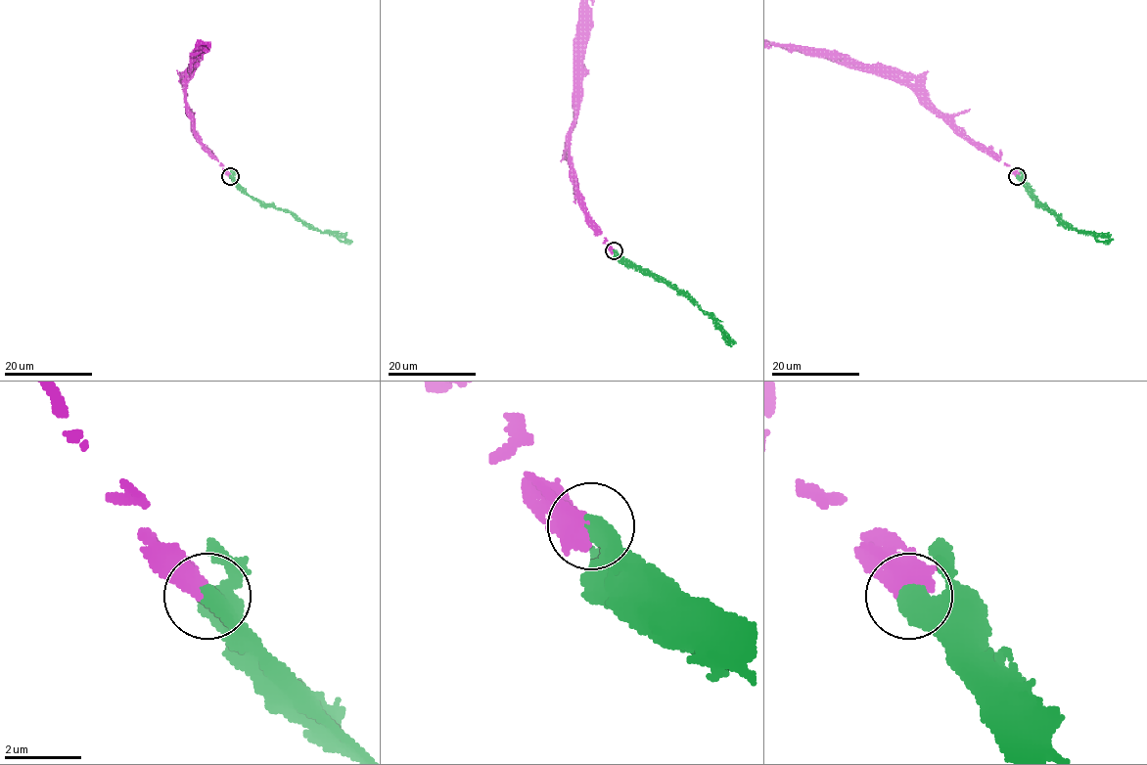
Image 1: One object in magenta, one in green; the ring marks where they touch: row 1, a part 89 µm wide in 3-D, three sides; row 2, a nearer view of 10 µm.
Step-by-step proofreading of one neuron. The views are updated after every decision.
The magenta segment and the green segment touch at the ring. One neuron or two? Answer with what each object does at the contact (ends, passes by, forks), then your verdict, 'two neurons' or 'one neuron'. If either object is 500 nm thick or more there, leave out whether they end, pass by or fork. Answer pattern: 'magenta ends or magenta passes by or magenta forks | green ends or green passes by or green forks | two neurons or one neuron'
magenta ends | green ends | one neuron

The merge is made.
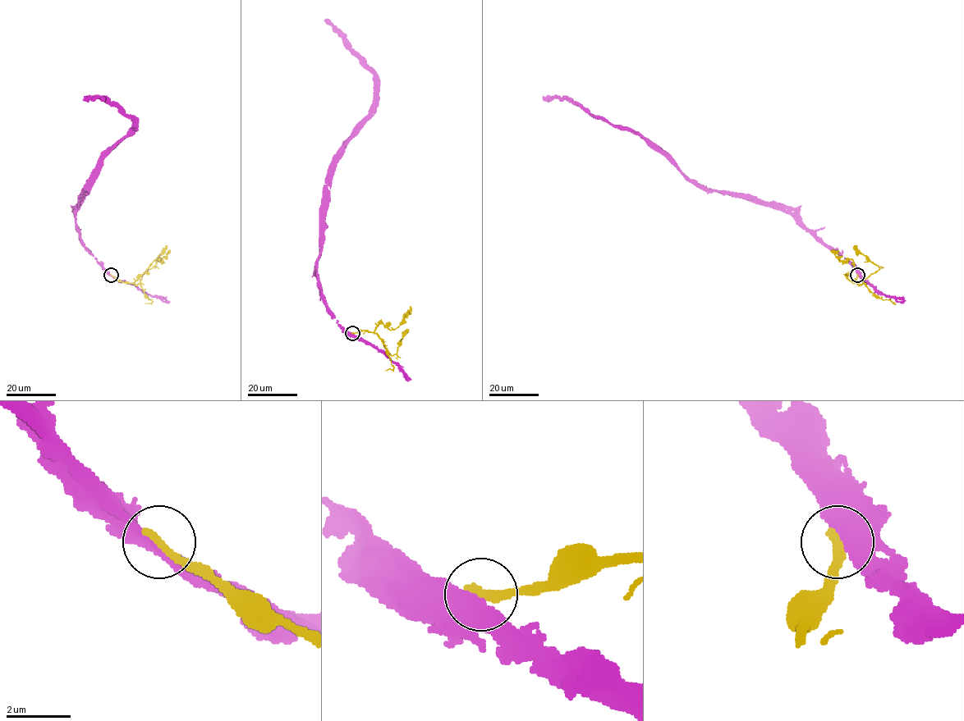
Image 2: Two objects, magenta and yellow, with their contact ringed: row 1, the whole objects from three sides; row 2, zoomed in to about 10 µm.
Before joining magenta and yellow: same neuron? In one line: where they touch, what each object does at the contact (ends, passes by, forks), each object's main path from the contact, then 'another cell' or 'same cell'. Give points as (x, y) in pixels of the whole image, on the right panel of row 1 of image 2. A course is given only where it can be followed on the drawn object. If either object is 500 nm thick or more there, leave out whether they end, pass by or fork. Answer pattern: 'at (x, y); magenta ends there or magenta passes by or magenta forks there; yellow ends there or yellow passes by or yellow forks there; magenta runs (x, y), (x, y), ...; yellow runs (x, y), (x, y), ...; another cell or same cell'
at (857, 275); magenta ends there; yellow ends there; magenta runs (857, 275), (847, 259), (819, 242), (789, 214), (707, 189), (638, 134), (594, 116), (568, 100), (543, 100); yellow runs (857, 275), (855, 282), (861, 285), (879, 268), (853, 246); another cell

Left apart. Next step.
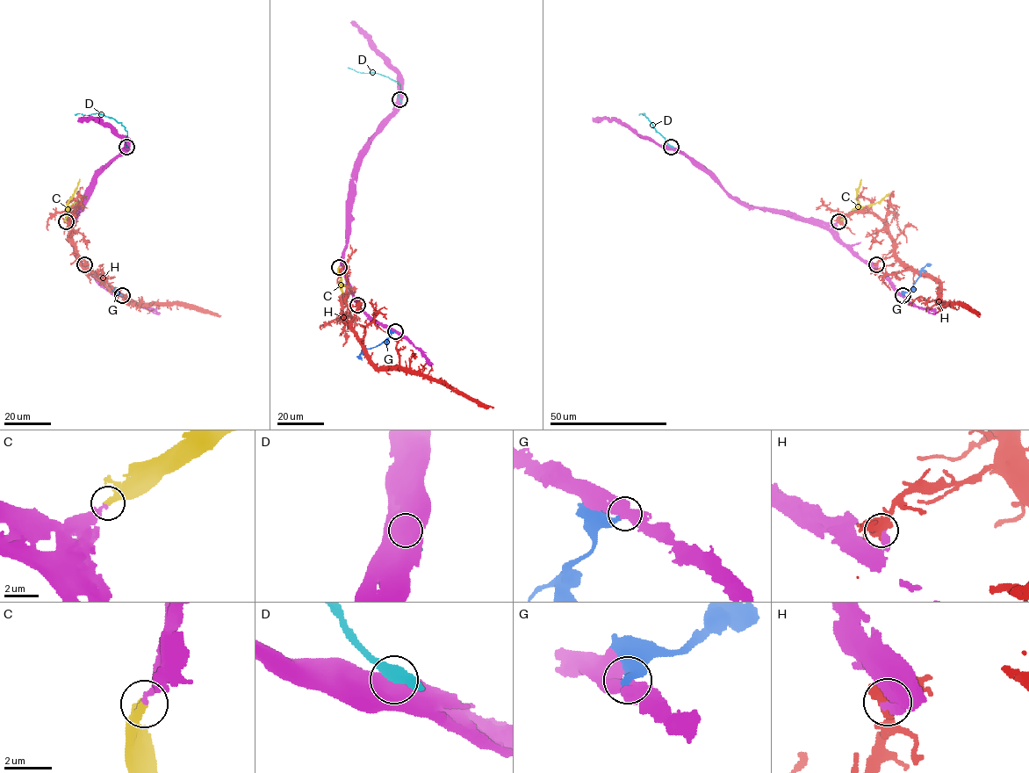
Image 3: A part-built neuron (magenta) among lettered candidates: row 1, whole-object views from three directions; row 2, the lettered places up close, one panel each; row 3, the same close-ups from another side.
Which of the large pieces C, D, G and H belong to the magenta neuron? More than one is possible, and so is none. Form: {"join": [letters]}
{"join": ["C"]}

